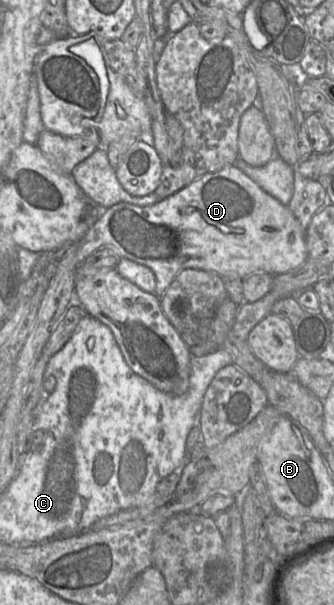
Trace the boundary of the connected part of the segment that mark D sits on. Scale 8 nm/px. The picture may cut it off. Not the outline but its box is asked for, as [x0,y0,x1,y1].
[76,166,309,297]

